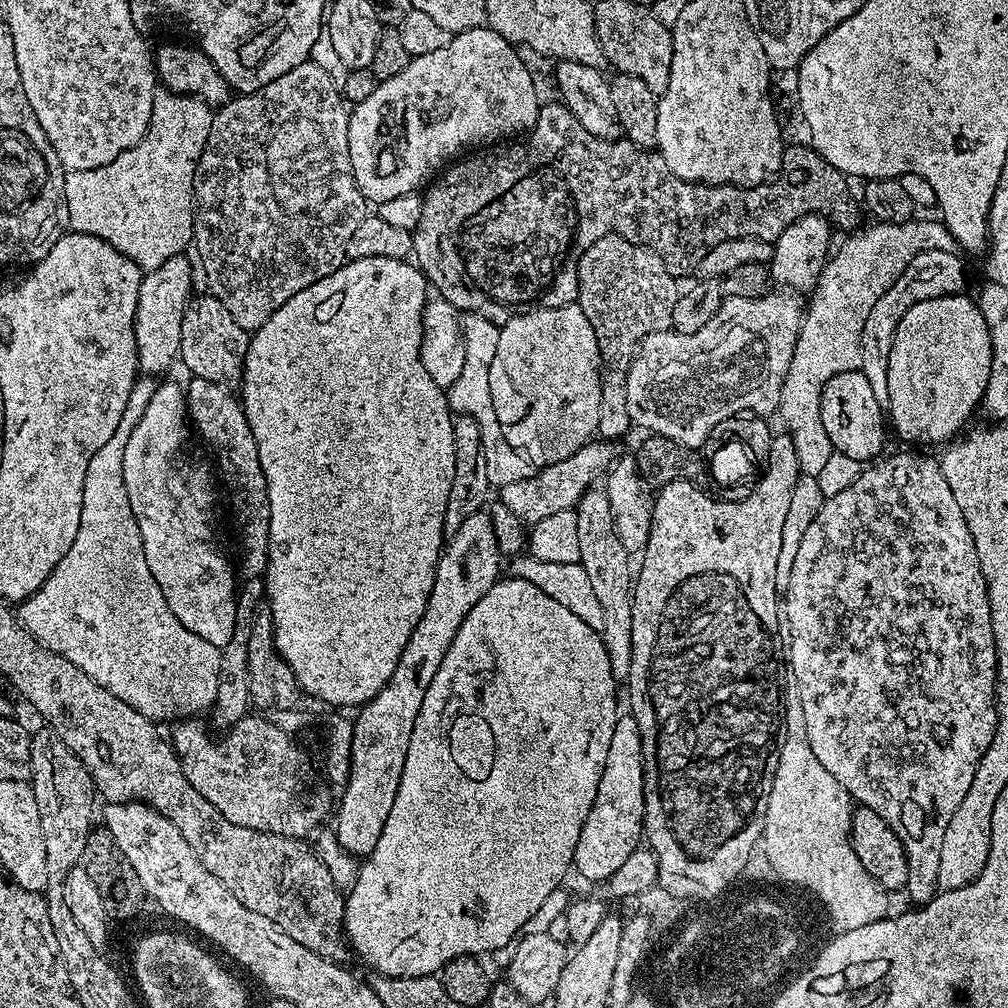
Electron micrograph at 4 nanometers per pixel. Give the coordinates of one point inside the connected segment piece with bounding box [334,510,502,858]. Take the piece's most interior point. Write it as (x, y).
(469, 565)

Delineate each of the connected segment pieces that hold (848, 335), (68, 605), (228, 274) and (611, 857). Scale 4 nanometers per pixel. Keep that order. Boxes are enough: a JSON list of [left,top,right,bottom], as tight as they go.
[[784,219,957,390],[18,379,220,722],[192,62,366,334],[572,714,644,882]]

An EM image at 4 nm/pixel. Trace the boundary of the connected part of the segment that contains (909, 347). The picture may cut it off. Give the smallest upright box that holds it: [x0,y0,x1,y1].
[886,294,988,444]

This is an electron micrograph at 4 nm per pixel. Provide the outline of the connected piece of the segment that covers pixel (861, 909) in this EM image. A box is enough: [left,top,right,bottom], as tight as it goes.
[762,692,889,932]

